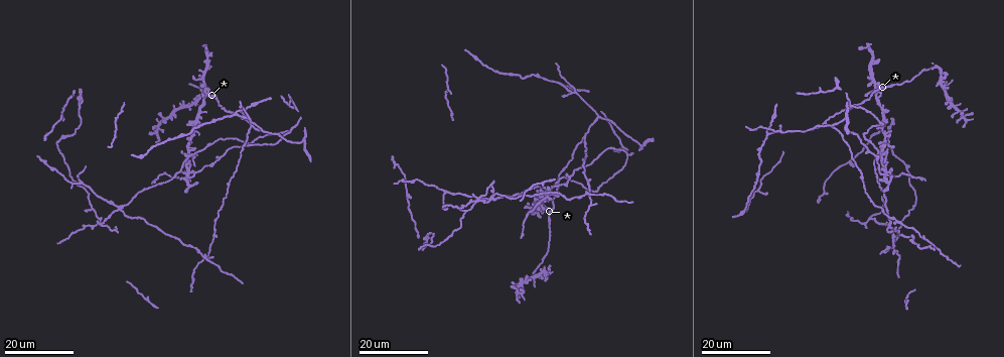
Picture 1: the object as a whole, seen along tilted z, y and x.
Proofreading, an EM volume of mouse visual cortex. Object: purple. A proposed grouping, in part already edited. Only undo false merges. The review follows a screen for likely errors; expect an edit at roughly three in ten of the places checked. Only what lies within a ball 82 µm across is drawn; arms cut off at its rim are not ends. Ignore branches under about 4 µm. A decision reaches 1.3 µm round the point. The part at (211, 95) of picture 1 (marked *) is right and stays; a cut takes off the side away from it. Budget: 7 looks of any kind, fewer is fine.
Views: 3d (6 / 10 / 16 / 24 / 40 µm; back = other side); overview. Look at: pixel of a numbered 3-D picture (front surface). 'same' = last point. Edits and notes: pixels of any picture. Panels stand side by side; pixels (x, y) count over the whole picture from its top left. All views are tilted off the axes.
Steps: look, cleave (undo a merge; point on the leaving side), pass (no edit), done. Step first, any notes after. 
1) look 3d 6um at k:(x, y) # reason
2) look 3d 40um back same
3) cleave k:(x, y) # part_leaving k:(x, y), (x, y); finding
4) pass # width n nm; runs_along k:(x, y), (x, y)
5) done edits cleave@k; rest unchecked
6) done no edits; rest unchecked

look 3d 24um at 1:(478, 198) # four or more arms meet

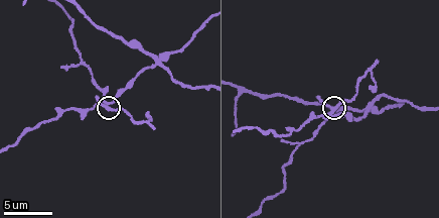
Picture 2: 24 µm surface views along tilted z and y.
look 3d 6um at 2:(331, 113)

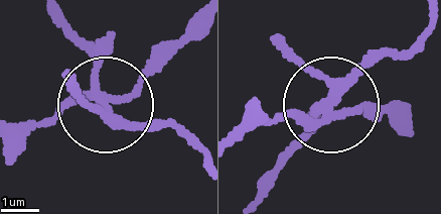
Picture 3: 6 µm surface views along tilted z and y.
cleave 3:(83, 103) # part_leaving 3:(99, 89), (98, 56), (60, 10); two cells meet here

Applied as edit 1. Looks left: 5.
look overview

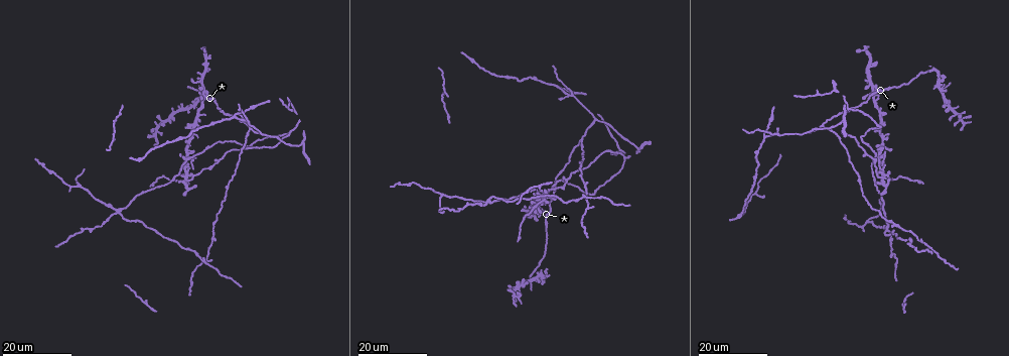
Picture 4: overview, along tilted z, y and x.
look 3d 16um at 4:(488, 201) # four arms meet

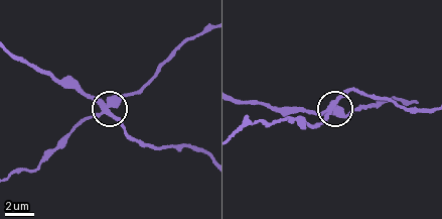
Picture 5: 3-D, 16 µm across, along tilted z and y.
look 3d 10um at 5:(106, 108)

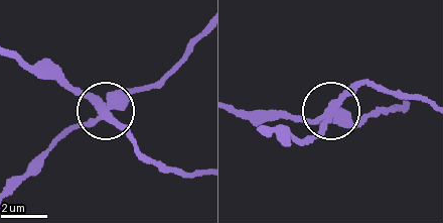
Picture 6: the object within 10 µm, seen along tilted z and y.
cleave 6:(123, 131) # part_leaving 6:(106, 112), (147, 158), (173, 170), (200, 170); a second cell is stuck on

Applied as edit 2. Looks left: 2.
done edits cleave@3, cleave@6; rest unchecked

